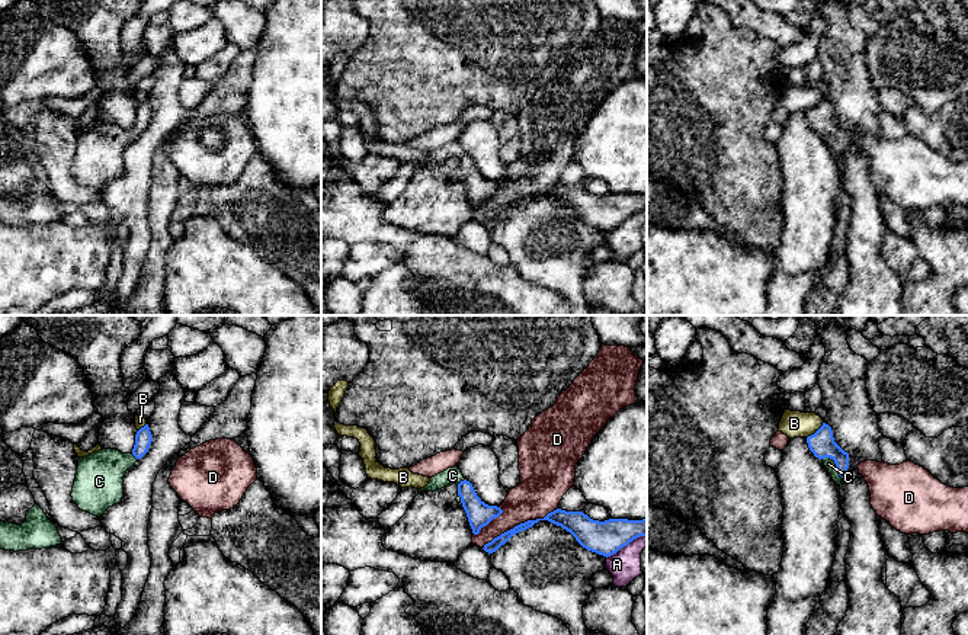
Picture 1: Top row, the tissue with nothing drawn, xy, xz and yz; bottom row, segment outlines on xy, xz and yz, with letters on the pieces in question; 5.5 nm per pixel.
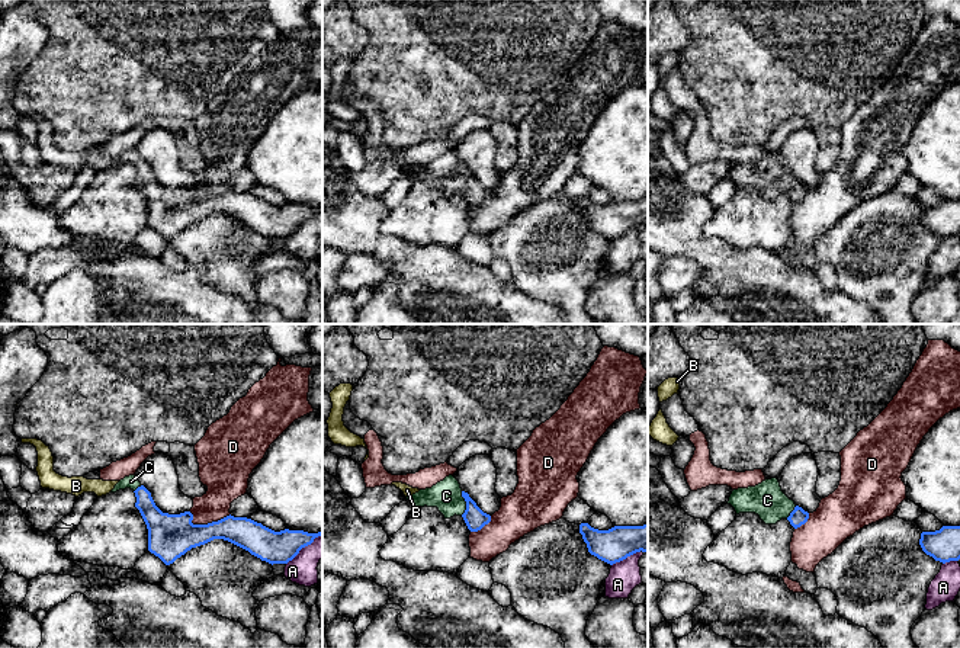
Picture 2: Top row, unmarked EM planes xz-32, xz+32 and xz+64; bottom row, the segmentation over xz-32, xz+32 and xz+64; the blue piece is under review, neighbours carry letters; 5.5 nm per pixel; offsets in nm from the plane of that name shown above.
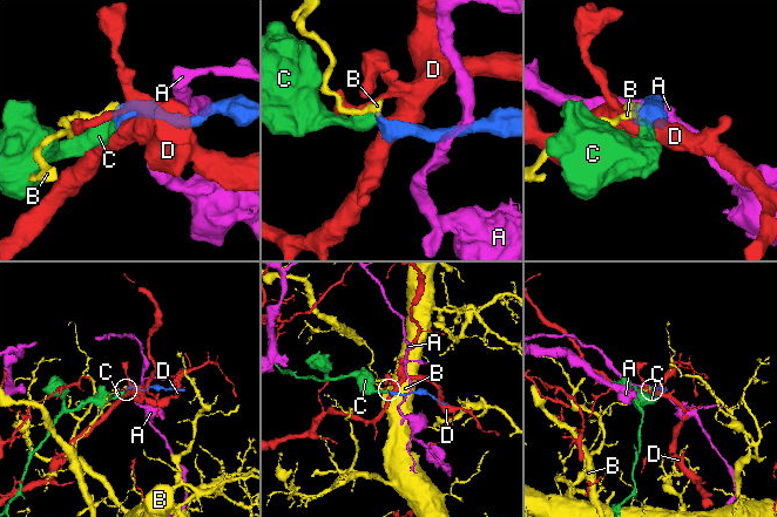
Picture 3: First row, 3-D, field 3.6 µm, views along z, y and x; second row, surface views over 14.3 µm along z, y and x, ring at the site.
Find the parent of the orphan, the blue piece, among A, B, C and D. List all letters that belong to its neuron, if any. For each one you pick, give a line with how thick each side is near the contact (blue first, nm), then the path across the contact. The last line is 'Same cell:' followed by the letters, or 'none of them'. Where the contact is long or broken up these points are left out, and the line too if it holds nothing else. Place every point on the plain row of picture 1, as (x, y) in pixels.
C: 150 nm thick on the blue side, 60 nm on the other; runs through yz (821, 118), (833, 130), (836, 140), (829, 138)
Same cell: C

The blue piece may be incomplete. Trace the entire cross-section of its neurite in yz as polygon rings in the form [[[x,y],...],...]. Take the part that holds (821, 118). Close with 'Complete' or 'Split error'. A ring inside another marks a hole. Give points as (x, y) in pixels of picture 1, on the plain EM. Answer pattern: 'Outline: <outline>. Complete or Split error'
Outline: [[[823,97],[814,109],[807,112],[807,118],[814,131],[823,135],[833,155],[840,161],[849,142],[849,128],[834,116],[831,102]]]. Split error

